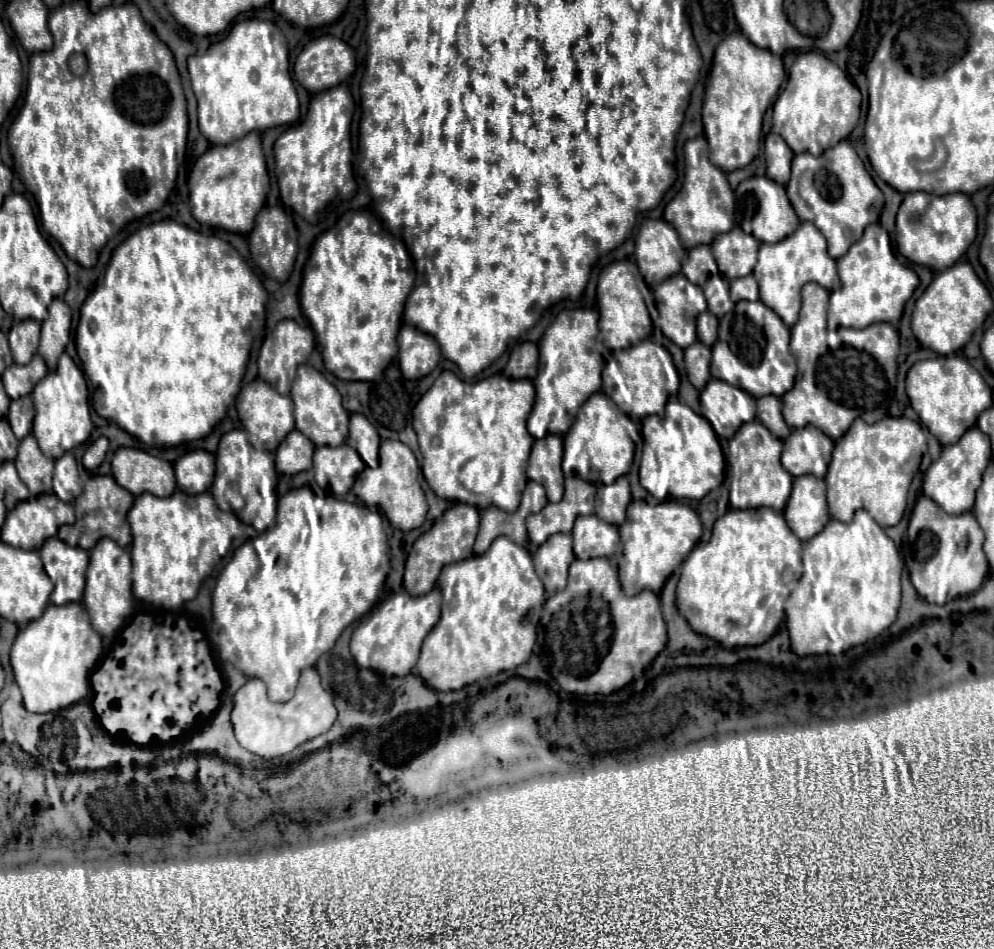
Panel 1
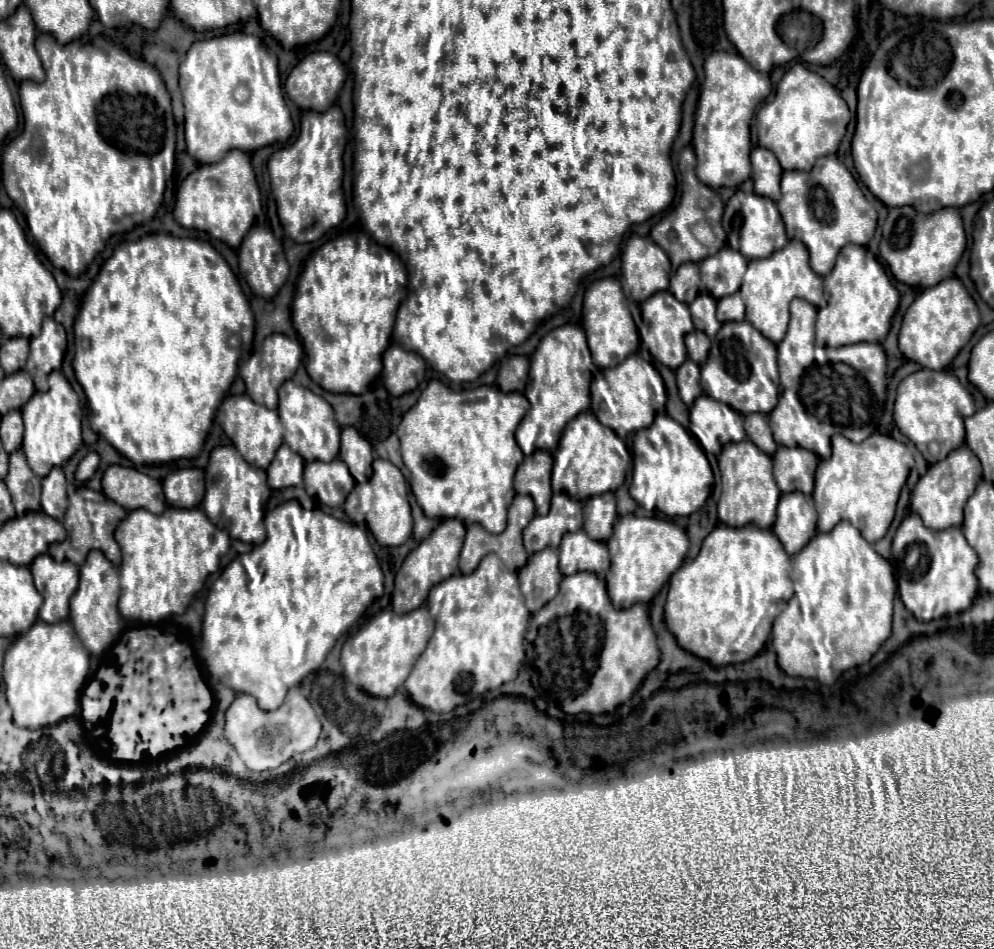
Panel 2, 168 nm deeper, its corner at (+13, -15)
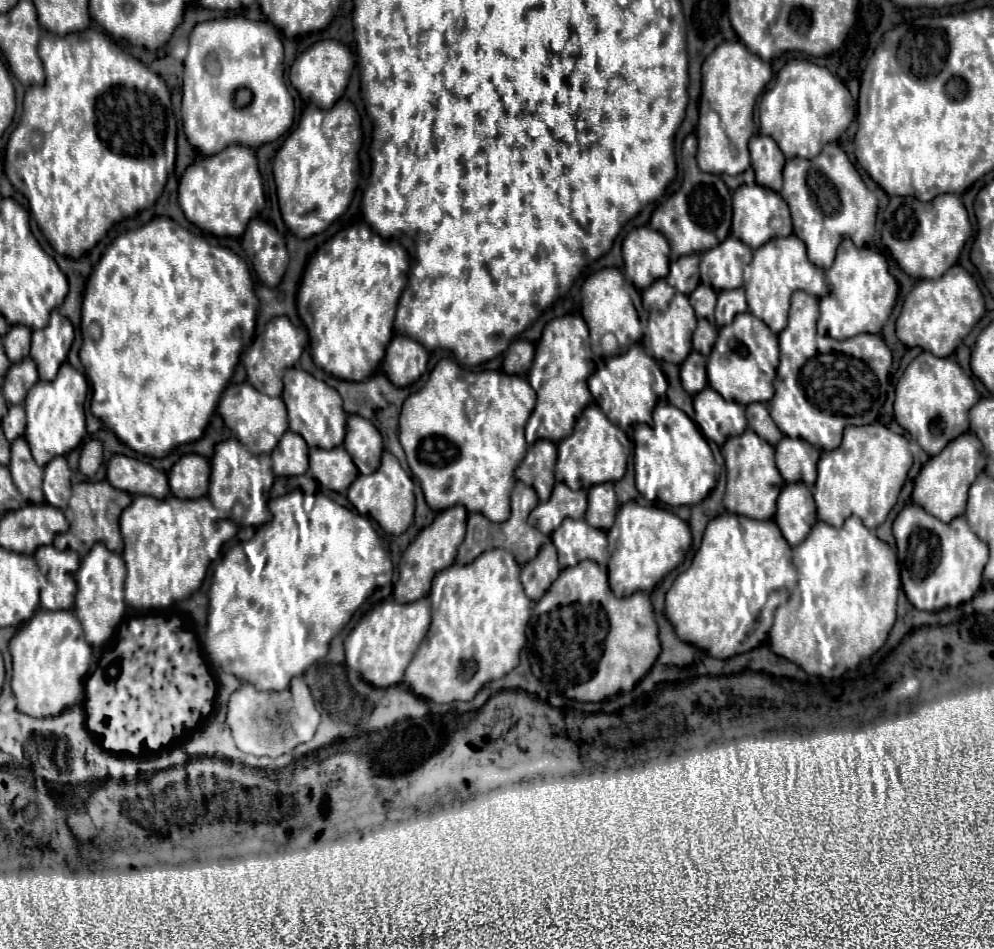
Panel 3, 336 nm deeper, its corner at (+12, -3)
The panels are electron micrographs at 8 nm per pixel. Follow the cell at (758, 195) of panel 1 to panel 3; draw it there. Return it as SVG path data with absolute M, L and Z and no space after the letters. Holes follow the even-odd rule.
M759 184L739 186L733 192L733 210L735 210L733 234L753 250L757 250L765 242L769 242L771 238L791 234L791 216L789 216L787 202L771 188L761 188ZM737 218L739 218L739 226L737 226Z

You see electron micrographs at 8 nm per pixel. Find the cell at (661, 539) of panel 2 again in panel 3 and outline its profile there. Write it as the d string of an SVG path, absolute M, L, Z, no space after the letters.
M627 502L619 508L617 520L607 531L607 539L611 550L615 550L608 564L608 582L617 598L631 596L633 592L651 592L663 580L665 574L669 574L685 560L685 554L692 544L691 530L687 522L683 522L679 516L665 508L657 505L642 506L637 502Z

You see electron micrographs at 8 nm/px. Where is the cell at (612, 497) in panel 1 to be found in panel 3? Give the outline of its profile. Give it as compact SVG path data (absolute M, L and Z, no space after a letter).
M613 482L593 486L588 491L587 504L585 520L593 528L609 530L613 526L613 518L615 518L615 510L617 510L617 498L613 492Z

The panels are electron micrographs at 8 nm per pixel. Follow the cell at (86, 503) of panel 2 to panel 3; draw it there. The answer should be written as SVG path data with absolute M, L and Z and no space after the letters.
M107 480L100 482L84 481L81 483L73 492L65 511L66 518L69 519L69 530L55 536L54 547L59 550L71 549L77 554L85 556L85 552L89 552L89 548L99 540L109 550L121 552L123 550L123 538L121 538L121 532L119 532L119 516L121 516L123 508L129 506L131 496L125 494L125 492L119 492Z

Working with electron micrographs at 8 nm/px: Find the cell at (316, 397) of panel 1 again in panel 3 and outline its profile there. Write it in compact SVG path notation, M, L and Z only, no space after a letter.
M289 368L287 372L285 372L285 376L283 376L283 384L285 384L285 388L283 388L282 393L277 397L271 398L281 398L283 400L283 404L285 404L285 412L287 412L287 430L293 430L293 432L297 432L307 444L309 444L309 448L335 448L335 446L341 446L343 444L343 438L345 438L345 412L343 412L343 402L341 402L341 396L339 396L339 392L335 390L335 388L331 388L331 386L327 386L325 382L321 382L321 380L315 380L309 372L305 372L305 370L301 370L301 368Z

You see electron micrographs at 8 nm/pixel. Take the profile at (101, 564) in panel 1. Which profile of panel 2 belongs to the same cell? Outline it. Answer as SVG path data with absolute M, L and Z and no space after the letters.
M92 550L86 562L80 566L80 582L76 592L70 598L70 620L80 636L84 648L98 656L102 654L122 632L122 616L118 612L120 598L120 574L118 568L106 560L100 550Z

